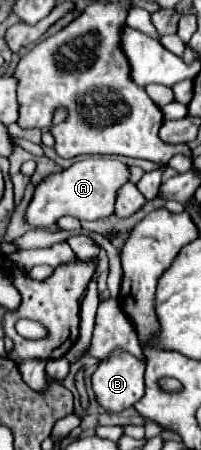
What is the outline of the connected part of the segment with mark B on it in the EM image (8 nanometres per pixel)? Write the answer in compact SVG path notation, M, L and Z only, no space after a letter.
M114 349L92 375L98 403L116 413L132 407L144 395L144 369L144 359L138 359L124 349Z

